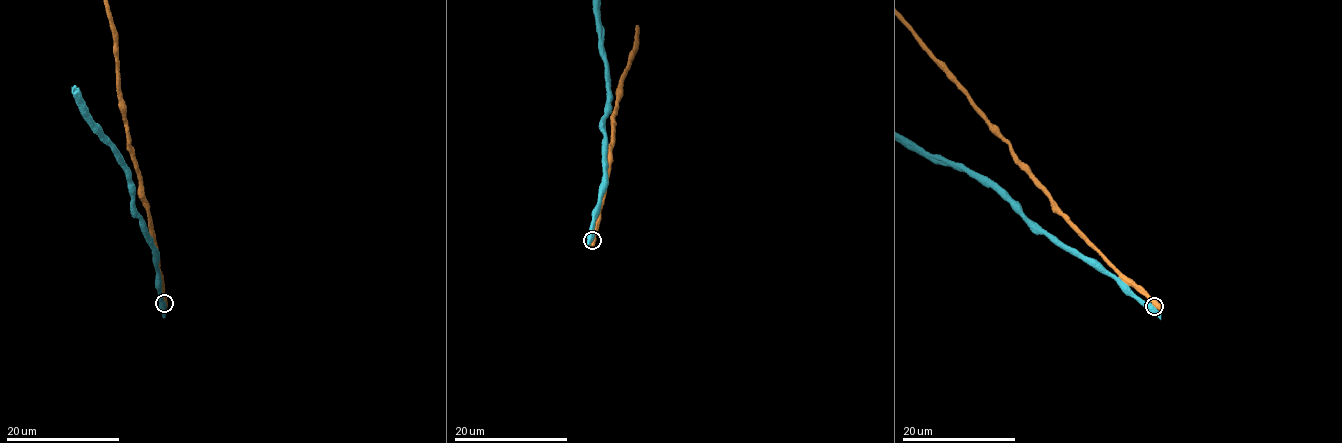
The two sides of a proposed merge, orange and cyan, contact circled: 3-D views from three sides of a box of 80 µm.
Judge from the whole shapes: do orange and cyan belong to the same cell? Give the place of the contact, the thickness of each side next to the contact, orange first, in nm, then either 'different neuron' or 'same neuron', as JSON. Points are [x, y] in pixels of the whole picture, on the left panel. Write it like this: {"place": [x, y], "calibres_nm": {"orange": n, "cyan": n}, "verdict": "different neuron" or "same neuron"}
{"place": [164, 303], "calibres_nm": {"orange": 800, "cyan": 750}, "verdict": "different neuron"}

